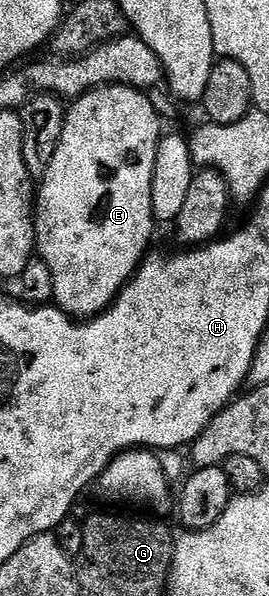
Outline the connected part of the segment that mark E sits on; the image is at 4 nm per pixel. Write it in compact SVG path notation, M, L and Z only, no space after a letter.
M101 86L92 92L81 94L80 97L73 99L69 103L66 119L64 120L64 132L60 136L56 156L52 156L52 164L48 164L48 172L41 178L40 185L36 190L34 240L37 257L42 258L44 264L48 264L48 269L52 272L53 305L75 320L89 320L95 318L98 314L104 313L118 299L118 293L138 273L142 259L146 257L151 249L150 241L154 238L154 226L156 227L154 209L152 208L152 176L156 168L158 144L164 137L162 127L164 127L164 122L158 117L156 109L149 102L148 93L134 90L130 86Z

